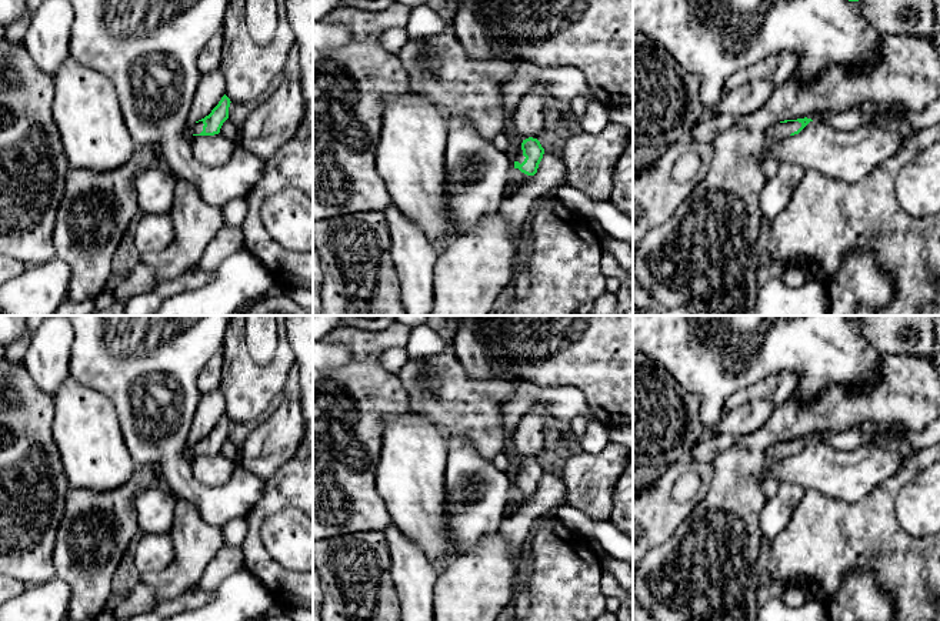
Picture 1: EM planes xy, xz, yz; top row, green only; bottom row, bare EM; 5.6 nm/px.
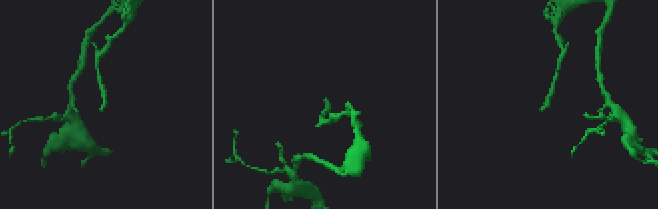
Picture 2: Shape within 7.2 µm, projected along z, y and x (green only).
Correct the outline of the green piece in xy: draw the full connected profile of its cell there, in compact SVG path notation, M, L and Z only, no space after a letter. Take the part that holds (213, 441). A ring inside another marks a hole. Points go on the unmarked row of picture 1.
M224 414L209 435L191 443L193 455L214 455L220 453L223 443L229 438L230 418Z

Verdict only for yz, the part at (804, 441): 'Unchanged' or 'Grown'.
Grown

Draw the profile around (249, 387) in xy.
M231 315L221 351L223 368L219 388L226 400L226 415L233 423L256 421L283 391L296 364L294 353L277 315L279 343L269 363L257 363L249 353L244 333L246 315Z

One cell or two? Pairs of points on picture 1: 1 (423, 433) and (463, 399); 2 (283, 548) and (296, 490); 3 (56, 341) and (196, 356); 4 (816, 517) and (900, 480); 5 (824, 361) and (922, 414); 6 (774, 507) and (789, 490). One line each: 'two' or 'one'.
1: two
2: two
3: two
4: one
5: two
6: one

